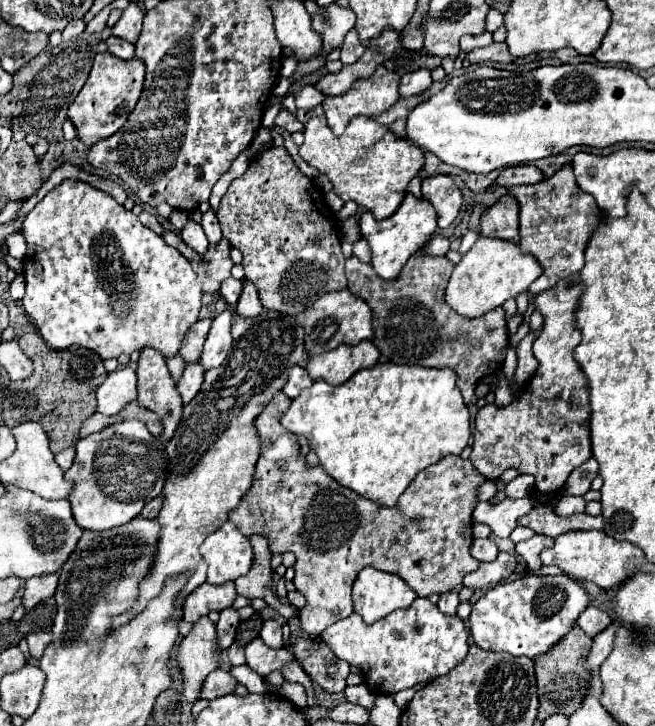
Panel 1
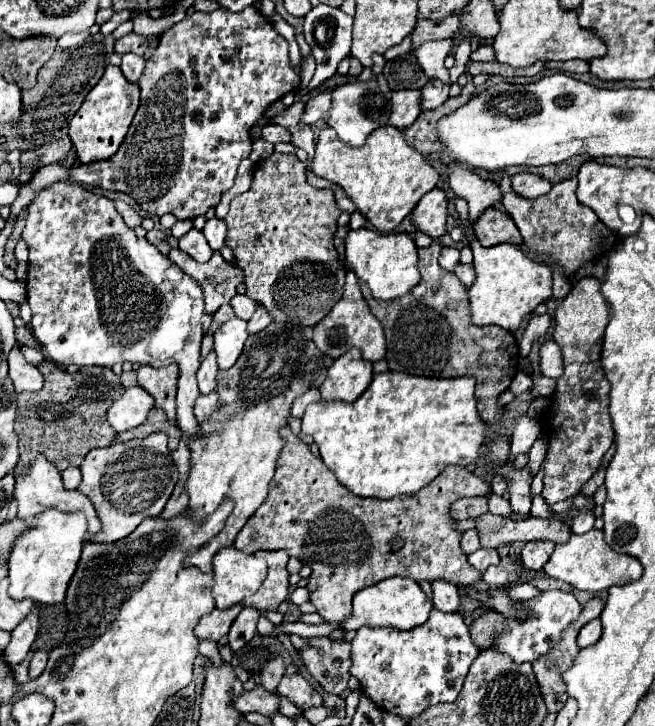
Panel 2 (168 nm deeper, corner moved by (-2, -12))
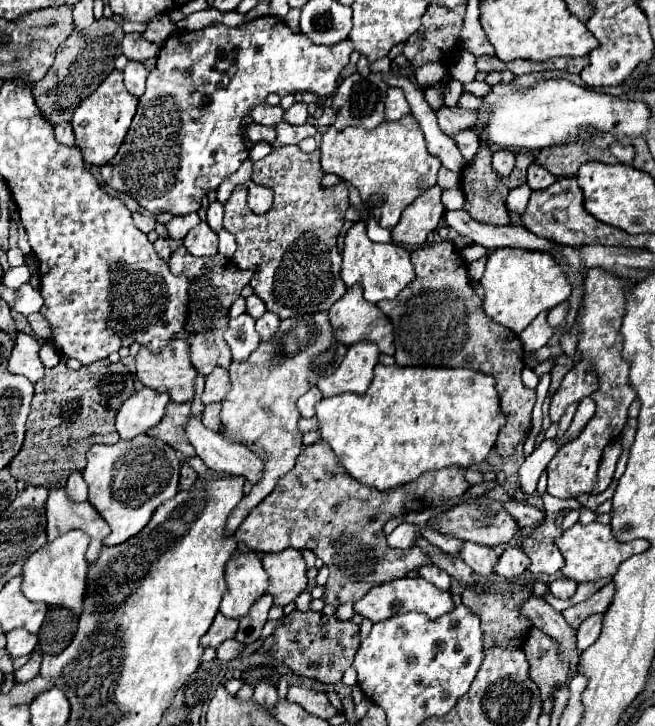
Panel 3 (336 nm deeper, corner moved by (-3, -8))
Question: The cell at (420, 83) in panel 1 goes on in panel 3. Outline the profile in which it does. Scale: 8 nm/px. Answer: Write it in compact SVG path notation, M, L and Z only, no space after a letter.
M388 88L386 94L386 120L400 120L410 112L406 96L400 88Z

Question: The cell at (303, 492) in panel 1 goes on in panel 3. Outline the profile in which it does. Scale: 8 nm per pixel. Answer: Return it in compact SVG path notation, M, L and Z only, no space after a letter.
M320 440L302 448L296 466L282 476L276 488L246 516L234 536L254 552L268 554L282 552L284 548L312 550L330 568L324 592L326 604L338 606L358 602L370 588L404 578L410 570L418 570L432 562L430 556L416 546L408 550L390 548L382 532L384 524L390 518L462 496L468 488L470 484L464 480L464 470L452 466L440 472L426 472L420 480L414 480L404 488L380 492L372 486L360 484L356 478L350 478L336 460L332 448Z

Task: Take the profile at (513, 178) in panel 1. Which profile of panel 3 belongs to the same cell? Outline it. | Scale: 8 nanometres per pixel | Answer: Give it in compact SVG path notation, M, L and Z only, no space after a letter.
M532 164L528 168L528 186L532 190L544 190L548 186L552 186L556 182L556 176L552 176L546 168L542 168L540 164Z

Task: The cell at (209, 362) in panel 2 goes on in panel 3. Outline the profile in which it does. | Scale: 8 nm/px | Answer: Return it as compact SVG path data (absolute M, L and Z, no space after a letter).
M214 368L214 372L206 378L206 388L202 394L202 404L222 402L224 396L230 392L230 378L224 368Z

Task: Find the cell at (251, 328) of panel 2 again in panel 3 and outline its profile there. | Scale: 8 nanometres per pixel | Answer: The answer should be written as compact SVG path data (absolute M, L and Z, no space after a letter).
M266 312L262 318L256 320L256 330L262 340L272 340L274 334L278 332L278 324L280 324L280 318L272 312Z

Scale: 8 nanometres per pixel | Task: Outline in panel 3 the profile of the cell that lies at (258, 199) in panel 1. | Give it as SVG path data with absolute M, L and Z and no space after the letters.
M282 146L254 162L252 170L254 184L274 190L272 210L262 216L254 214L246 204L248 188L244 184L236 186L224 204L224 228L238 240L234 264L254 270L250 286L280 320L298 314L328 312L346 292L340 280L342 256L336 240L344 226L344 212L350 206L348 188L346 184L326 188L322 186L322 178L320 150L306 154L298 146Z

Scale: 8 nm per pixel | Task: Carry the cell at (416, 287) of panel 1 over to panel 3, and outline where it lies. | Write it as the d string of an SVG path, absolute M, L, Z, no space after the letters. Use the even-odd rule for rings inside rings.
M454 242L426 244L412 252L412 264L416 278L396 296L394 300L378 302L378 308L394 324L394 344L396 344L396 364L398 366L446 366L458 368L466 366L498 380L498 392L502 400L502 410L508 416L506 426L500 430L496 440L496 452L502 458L514 454L516 446L522 444L532 428L532 408L536 402L536 390L522 384L520 374L524 368L524 348L520 338L488 320L484 316L482 300L474 292L468 280L468 264L462 260ZM426 338L426 346L424 346ZM426 348L426 362L424 362ZM466 360L466 362L464 362Z

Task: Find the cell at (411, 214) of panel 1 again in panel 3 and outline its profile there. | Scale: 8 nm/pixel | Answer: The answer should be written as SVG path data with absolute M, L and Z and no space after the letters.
M356 222L346 238L344 238L344 250L342 250L342 270L340 276L346 284L346 288L350 288L352 284L360 282L364 288L364 298L370 302L380 302L380 300L388 300L388 298L396 298L400 294L400 290L404 286L408 286L410 280L414 280L414 266L410 262L410 254L408 250L404 250L398 244L378 244L372 242L366 236L366 228L364 222Z

